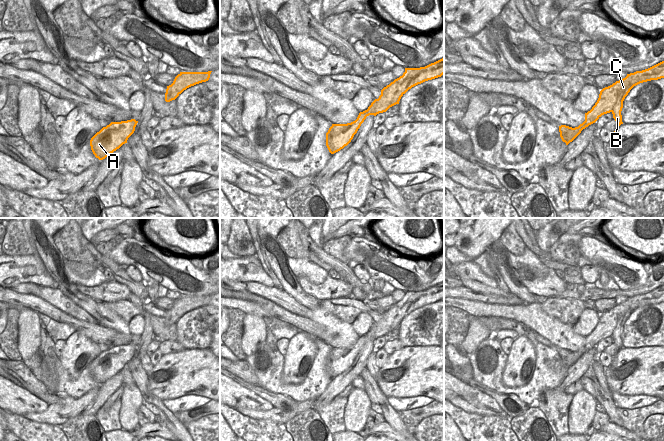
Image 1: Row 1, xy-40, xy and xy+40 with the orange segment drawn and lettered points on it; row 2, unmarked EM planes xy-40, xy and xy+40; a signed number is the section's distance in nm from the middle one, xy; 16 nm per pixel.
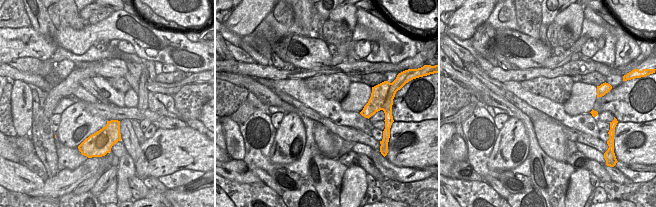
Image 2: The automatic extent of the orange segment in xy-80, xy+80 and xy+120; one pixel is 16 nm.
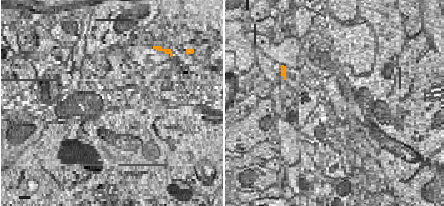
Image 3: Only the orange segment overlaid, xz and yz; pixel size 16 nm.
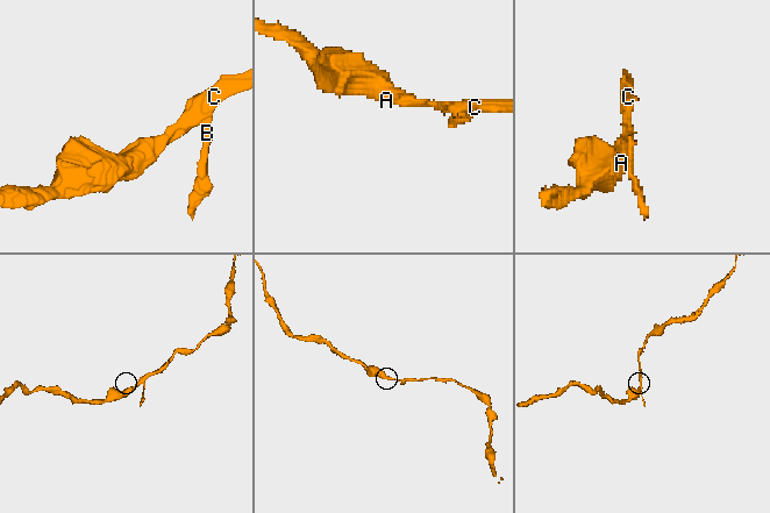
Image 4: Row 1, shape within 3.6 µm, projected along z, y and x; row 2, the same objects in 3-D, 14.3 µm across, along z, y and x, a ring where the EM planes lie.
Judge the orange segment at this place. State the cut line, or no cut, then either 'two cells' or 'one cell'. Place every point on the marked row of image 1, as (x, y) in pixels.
no cut; one cell

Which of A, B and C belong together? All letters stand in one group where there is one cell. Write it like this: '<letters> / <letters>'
A B C

